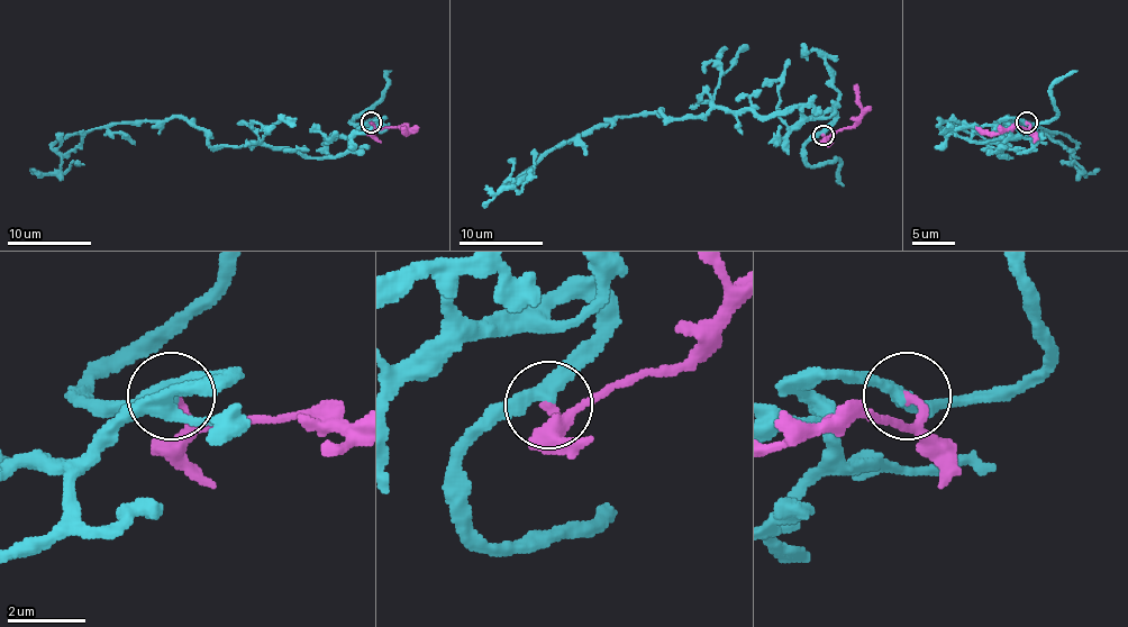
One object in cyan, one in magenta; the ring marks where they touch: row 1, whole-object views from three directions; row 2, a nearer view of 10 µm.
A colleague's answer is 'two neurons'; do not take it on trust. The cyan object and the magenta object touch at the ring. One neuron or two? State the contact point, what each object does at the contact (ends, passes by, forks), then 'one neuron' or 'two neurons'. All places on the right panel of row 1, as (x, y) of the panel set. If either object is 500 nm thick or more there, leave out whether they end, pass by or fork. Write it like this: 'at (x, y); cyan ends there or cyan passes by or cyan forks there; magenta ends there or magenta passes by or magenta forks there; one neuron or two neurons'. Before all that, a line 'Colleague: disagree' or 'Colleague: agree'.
Colleague: disagree
at (1026, 123); cyan passes by; magenta ends there; one neuron

